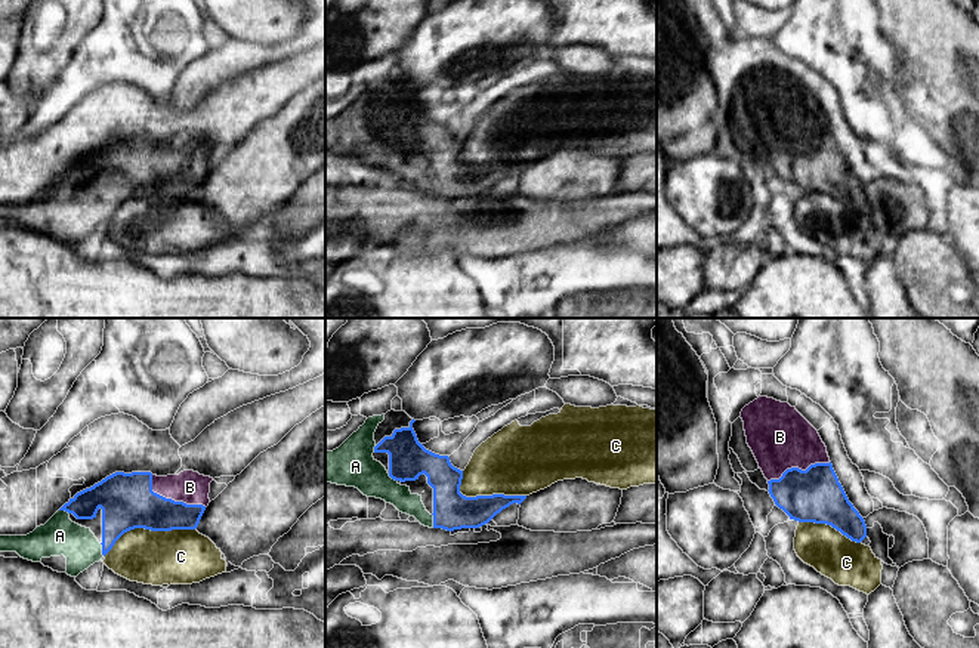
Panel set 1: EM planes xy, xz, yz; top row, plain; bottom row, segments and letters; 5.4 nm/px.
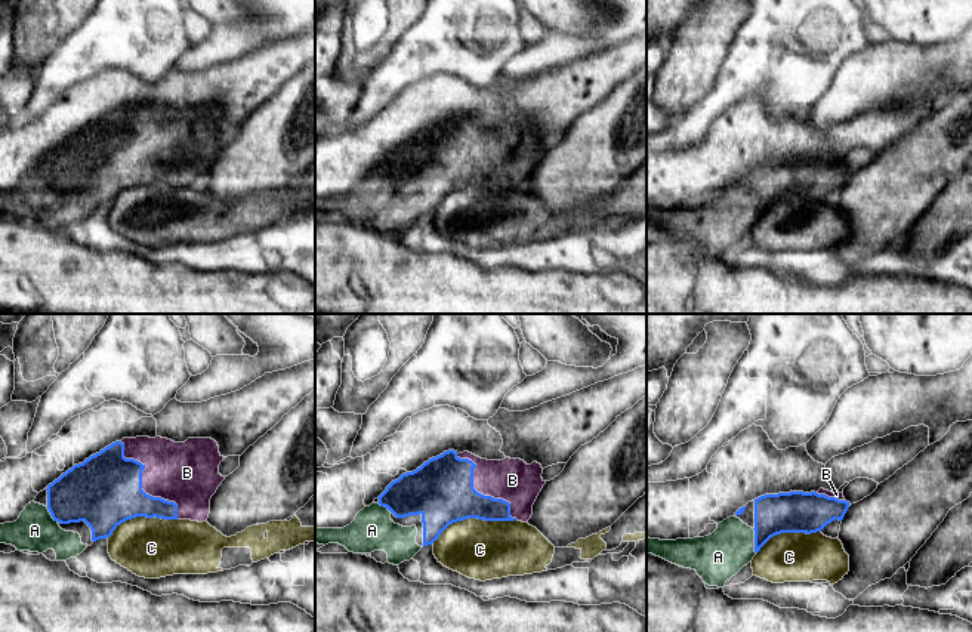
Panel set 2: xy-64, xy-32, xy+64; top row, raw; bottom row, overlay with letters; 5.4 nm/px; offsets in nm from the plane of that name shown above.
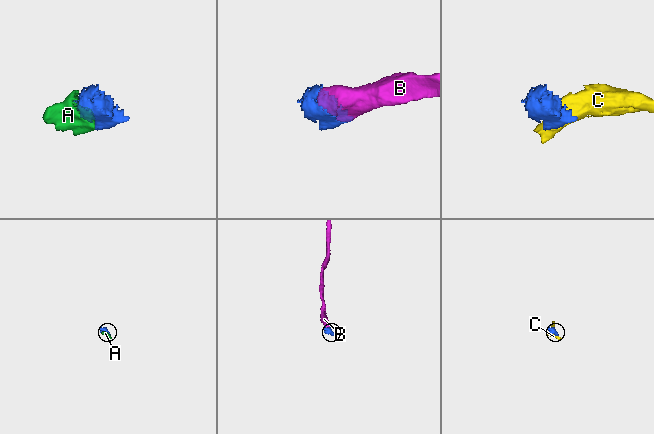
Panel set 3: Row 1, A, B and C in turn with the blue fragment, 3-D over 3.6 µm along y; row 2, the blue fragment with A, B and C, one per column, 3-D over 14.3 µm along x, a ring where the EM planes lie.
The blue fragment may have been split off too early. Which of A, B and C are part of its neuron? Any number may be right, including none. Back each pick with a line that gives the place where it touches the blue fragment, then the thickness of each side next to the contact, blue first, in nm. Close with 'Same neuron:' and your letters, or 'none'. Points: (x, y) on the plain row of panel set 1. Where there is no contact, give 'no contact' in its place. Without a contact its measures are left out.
A: contact xz (434, 190); calibres 200 and 120 nm
B: contact xy (170, 167); calibres 300 and 180 nm
Same neuron: A, B

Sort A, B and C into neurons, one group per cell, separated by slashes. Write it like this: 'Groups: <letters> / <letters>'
Groups: A B / C

